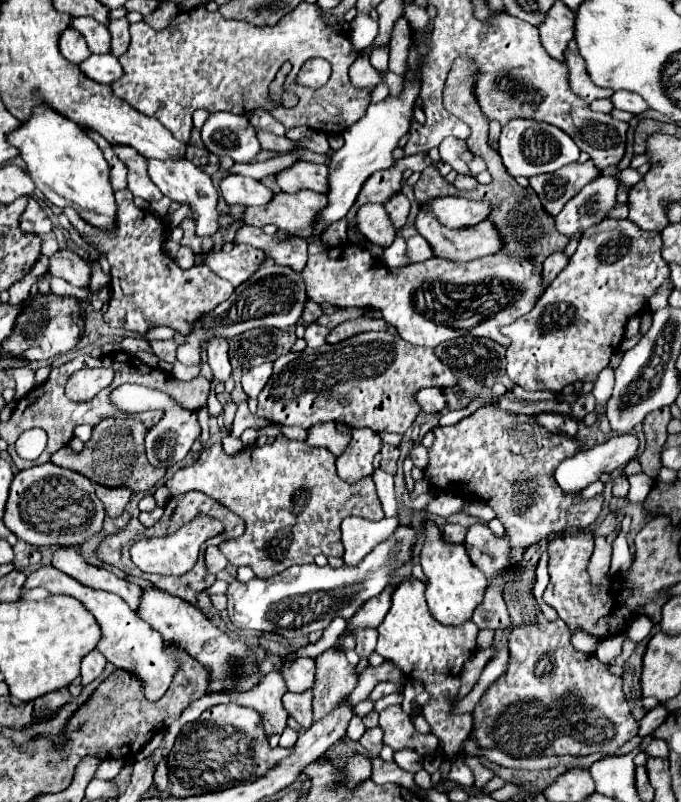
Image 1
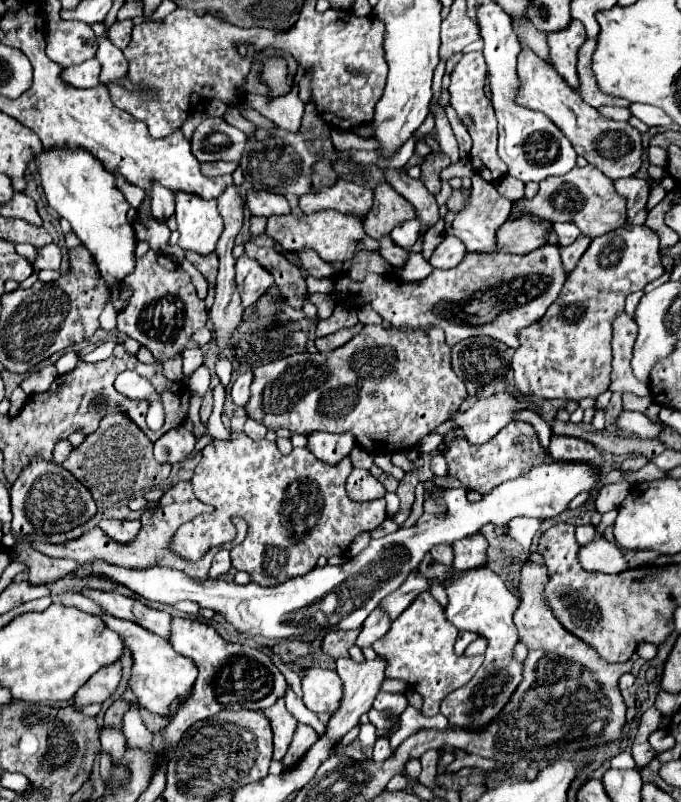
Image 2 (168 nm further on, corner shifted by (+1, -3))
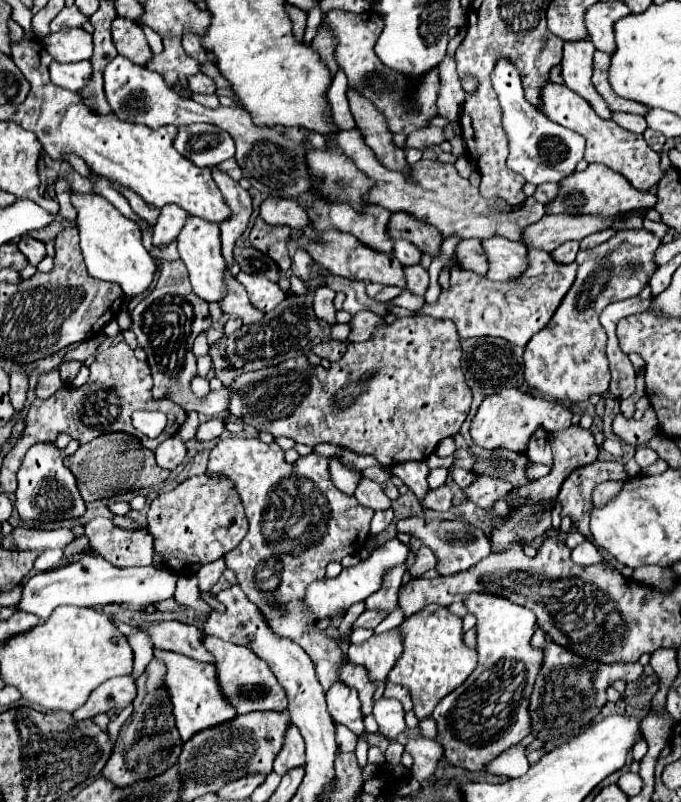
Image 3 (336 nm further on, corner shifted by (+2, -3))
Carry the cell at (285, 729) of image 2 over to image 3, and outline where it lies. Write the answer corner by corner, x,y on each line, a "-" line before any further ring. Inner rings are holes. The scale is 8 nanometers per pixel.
288,724
284,746
274,760
274,772
278,772
282,776
296,766
304,766
304,740
302,740
298,728
294,728
294,724

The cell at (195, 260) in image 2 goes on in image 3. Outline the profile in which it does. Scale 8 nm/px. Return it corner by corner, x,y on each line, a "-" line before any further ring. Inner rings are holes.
230,270
224,272
224,284
226,284
226,292
224,292
224,296
218,300
220,310
222,310
224,314
240,316
244,324
256,322
256,320
260,320
260,318
264,316
262,312
254,310
254,306
252,306
250,300
248,300
246,290
238,284
238,280
230,274

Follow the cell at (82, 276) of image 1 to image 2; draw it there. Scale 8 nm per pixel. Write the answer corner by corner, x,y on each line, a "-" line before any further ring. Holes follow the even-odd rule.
47,244
47,246
37,248
37,258
33,262
33,266
37,270
45,270
45,268
59,270
59,264
61,264
61,250
55,244

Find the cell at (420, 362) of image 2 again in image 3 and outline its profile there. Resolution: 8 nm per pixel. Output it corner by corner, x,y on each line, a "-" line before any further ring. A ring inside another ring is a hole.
430,316
396,318
390,324
376,326
370,340
350,342
342,360
332,362
330,368
314,366
306,356
298,356
280,366
242,372
232,382
234,392
228,410
256,430
270,432
272,436
288,436
308,446
320,442
336,444
356,454
370,454
384,466
426,460
440,440
460,430
470,410
472,392
460,370
460,356
458,332
450,320

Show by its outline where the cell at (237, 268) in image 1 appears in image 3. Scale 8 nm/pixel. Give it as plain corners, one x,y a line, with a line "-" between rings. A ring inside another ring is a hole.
240,272
236,278
246,288
252,306
262,312
276,308
286,298
286,294
280,290
278,284
270,280
262,280
262,276
250,276
246,272

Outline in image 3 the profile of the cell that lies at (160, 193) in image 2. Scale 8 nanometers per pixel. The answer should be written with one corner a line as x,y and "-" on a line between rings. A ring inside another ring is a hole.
166,204
166,208
160,208
160,216
156,220
154,236
152,236
154,246
170,244
172,240
176,240
178,232
184,226
186,216
188,216
188,212
178,208
178,206
174,206
174,204

